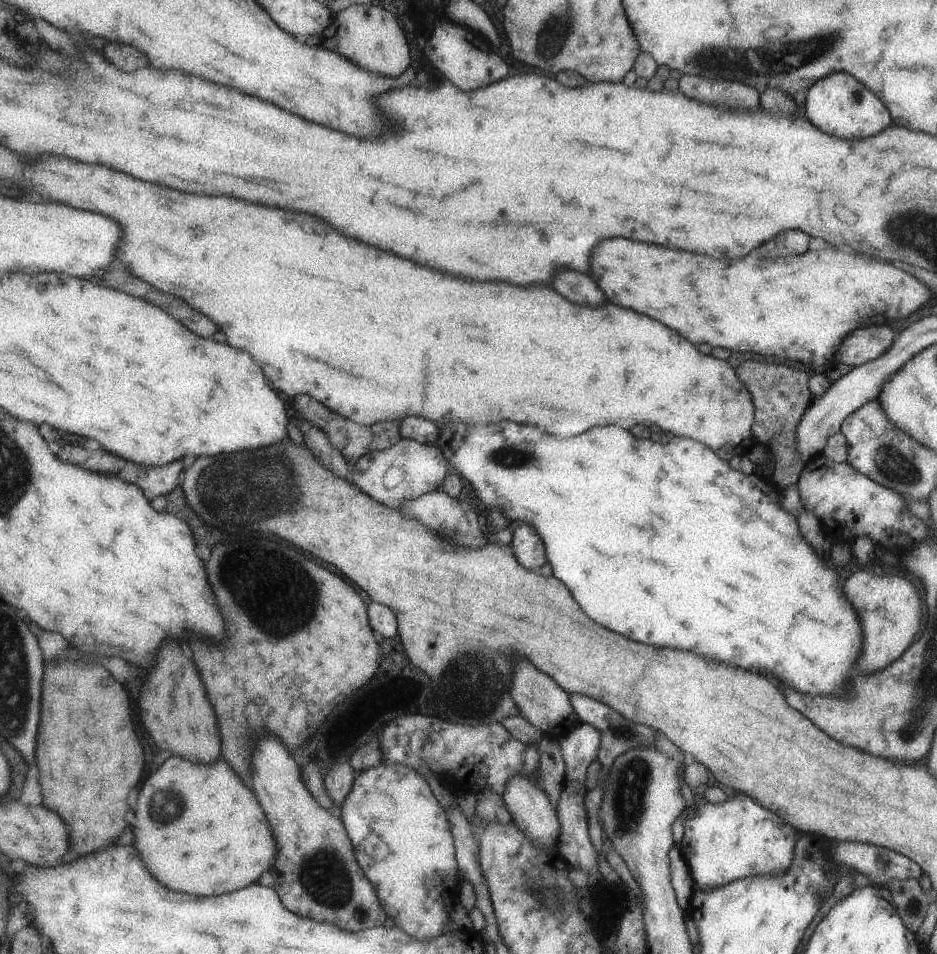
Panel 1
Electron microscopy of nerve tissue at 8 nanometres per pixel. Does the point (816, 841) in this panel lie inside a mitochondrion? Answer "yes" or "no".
no

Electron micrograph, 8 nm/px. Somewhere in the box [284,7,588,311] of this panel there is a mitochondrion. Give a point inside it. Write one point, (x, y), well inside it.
(550, 38)

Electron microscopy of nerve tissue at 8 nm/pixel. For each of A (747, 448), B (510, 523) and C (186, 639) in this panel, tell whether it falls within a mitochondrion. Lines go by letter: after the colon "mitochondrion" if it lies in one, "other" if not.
A: other
B: other
C: other

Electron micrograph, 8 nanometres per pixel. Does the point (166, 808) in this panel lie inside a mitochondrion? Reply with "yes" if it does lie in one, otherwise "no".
yes

